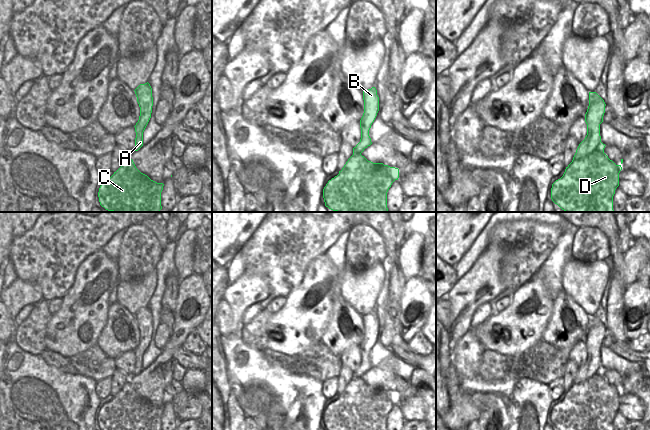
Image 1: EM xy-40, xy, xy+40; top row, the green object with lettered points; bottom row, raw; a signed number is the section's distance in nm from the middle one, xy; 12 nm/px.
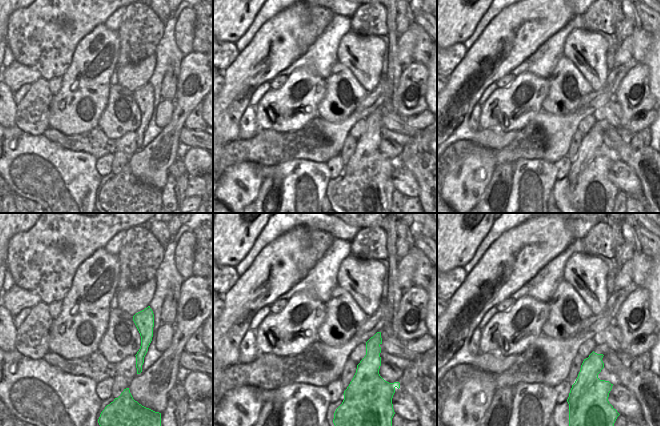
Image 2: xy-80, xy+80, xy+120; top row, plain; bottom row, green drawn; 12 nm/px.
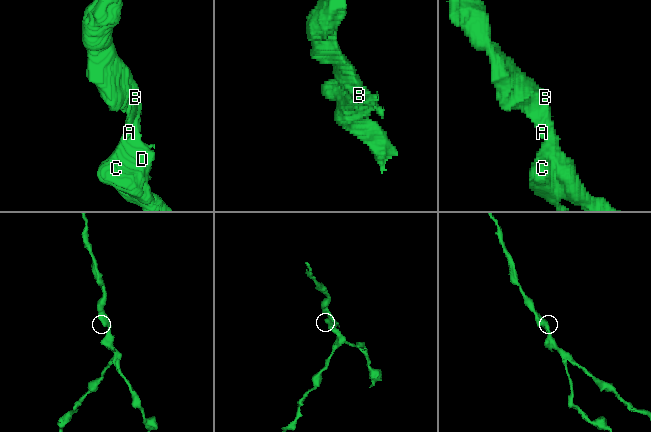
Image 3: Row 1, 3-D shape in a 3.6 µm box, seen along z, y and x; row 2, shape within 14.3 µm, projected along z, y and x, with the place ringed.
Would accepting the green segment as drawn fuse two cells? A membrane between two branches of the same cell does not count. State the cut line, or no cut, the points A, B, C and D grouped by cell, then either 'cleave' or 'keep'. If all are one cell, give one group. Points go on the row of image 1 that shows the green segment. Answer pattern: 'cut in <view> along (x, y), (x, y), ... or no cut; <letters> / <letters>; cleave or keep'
no cut; A B C D; keep

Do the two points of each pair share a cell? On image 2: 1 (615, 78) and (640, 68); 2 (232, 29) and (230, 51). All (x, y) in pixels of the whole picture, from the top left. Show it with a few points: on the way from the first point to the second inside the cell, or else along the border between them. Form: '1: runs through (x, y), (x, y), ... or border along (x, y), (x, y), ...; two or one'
1: border along (638, 62), (621, 80), (614, 95); two
2: border along (223, 41), (234, 43); two

